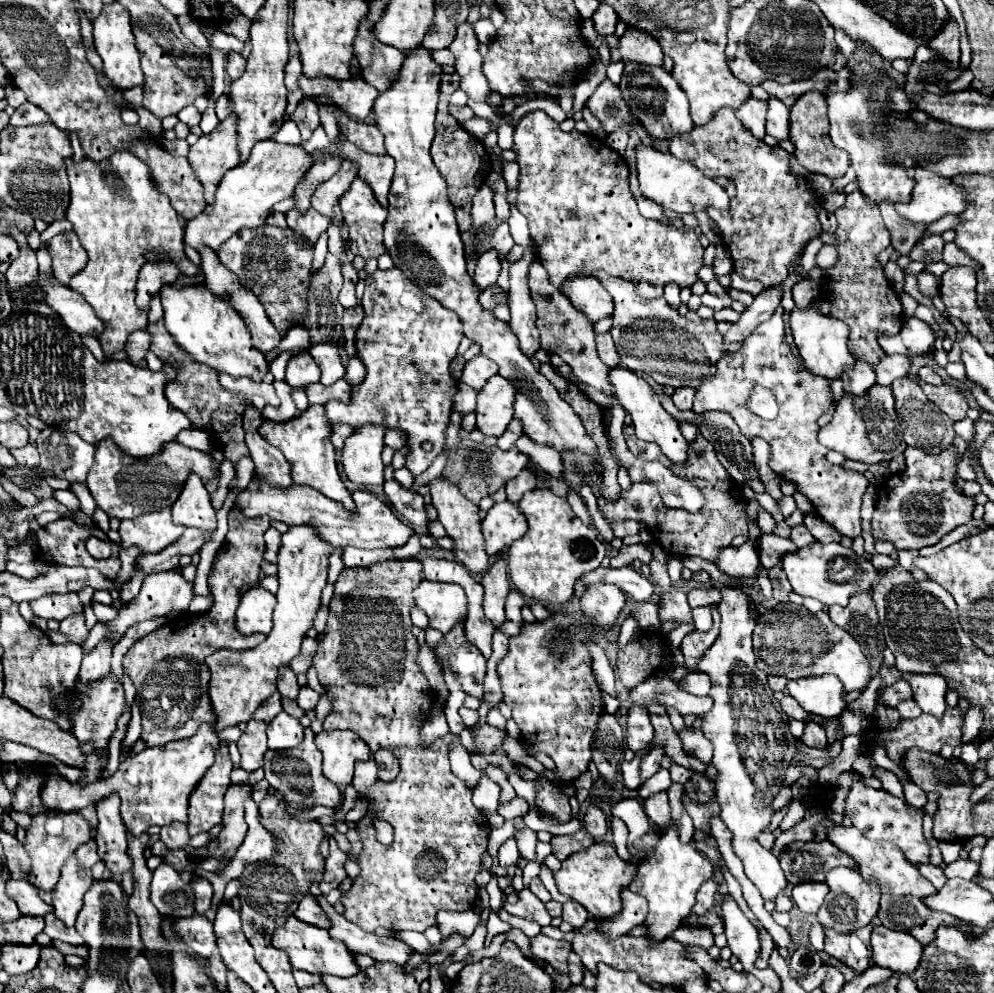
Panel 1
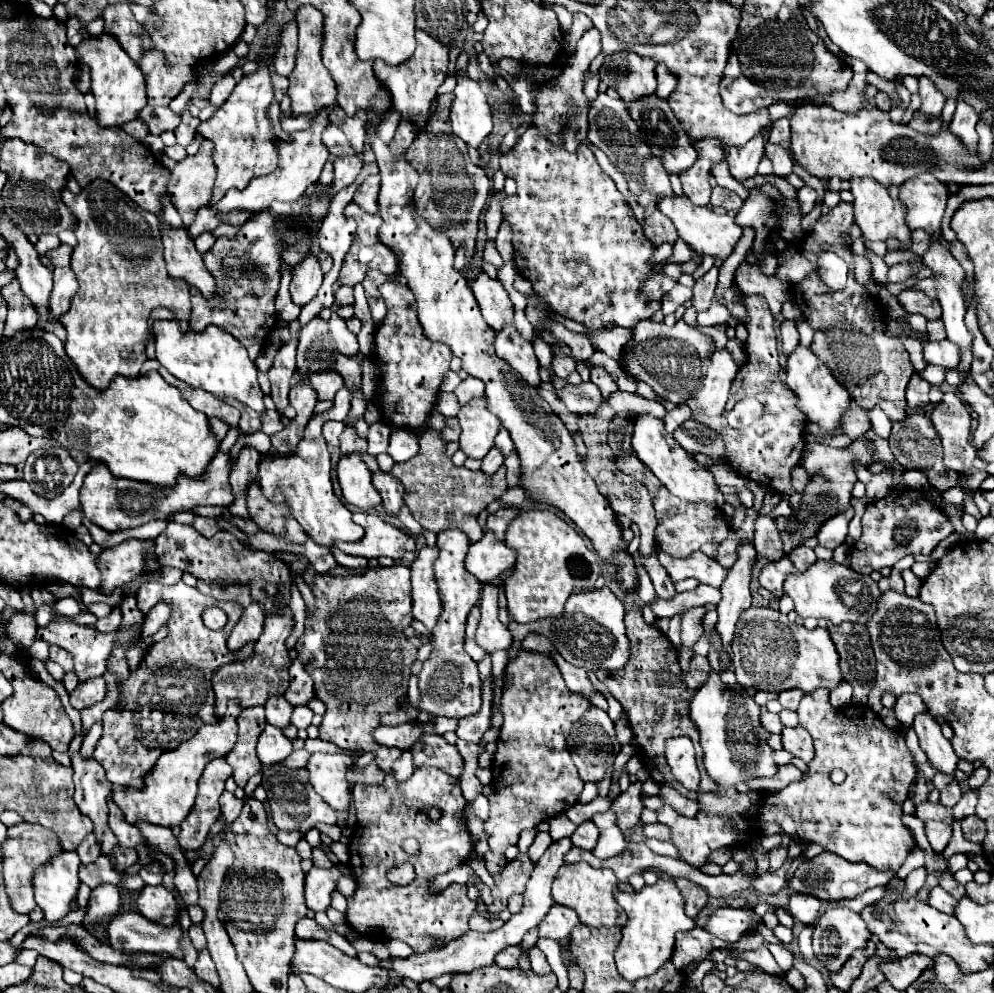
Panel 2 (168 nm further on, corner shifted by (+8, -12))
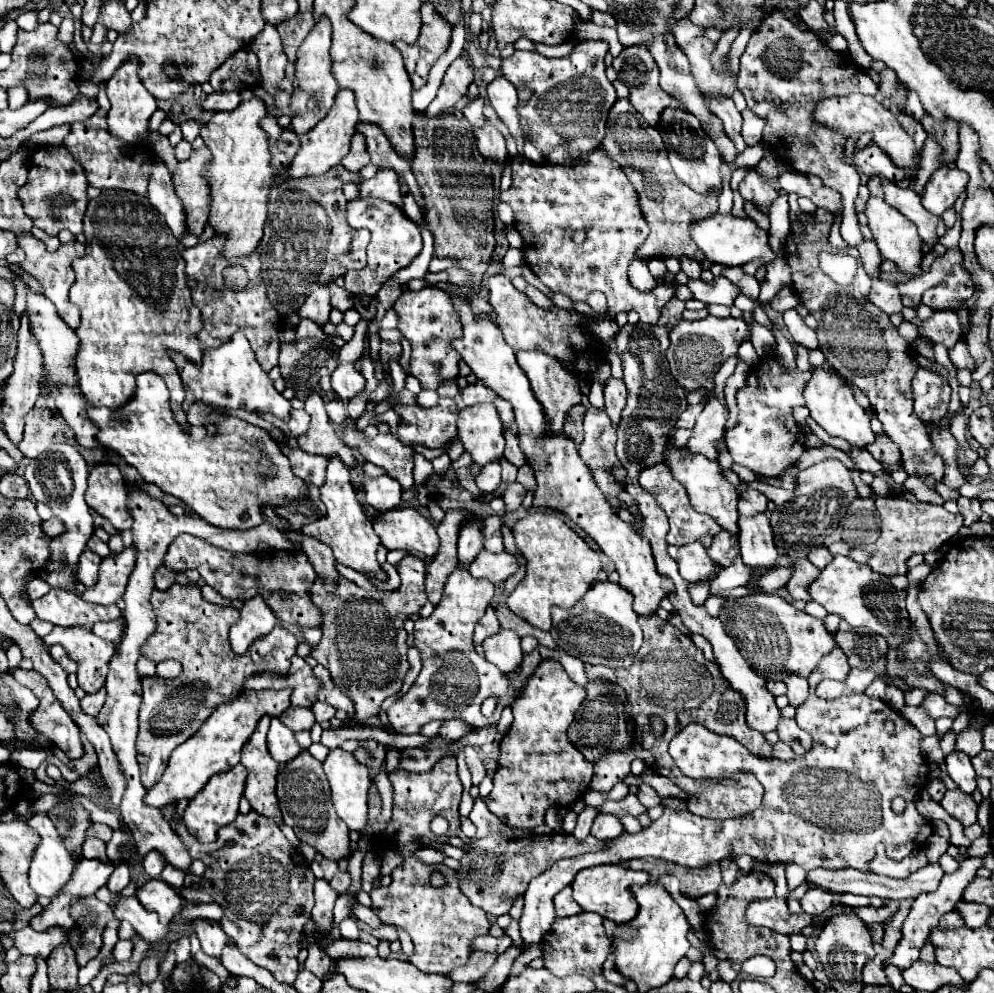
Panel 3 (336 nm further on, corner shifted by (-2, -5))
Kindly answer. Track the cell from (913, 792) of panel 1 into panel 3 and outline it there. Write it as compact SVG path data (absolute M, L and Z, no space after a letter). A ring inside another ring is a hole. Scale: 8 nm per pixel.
M961 789L945 791L941 807L953 819L957 819L963 827L969 827L969 825L977 823L977 803L973 801L973 797L967 797Z

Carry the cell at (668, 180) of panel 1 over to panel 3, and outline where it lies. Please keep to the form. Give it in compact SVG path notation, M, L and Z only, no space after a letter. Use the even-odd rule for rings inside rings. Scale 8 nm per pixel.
M715 215L707 221L697 221L691 225L691 237L697 247L705 253L707 261L719 263L725 267L743 267L749 261L759 261L761 265L771 265L779 255L769 245L769 233L761 229L753 219L739 219L733 215Z

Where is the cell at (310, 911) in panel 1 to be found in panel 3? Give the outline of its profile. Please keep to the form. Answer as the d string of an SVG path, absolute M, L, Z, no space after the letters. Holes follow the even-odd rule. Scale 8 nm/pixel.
M339 939L331 947L325 949L331 959L363 959L363 957L377 957L377 947L371 947L361 941L347 941Z

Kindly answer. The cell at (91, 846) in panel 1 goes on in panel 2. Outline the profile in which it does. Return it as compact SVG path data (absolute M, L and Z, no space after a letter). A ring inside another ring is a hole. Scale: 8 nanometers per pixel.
M89 834L77 848L77 854L83 864L91 864L101 856L101 848L97 848L97 842L93 840L93 834Z

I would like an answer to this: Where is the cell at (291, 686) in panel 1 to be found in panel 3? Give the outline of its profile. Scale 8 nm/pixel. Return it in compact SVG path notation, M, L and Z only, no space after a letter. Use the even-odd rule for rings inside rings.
M289 707L279 719L291 731L307 731L307 729L311 729L315 725L313 711L311 709L303 709L303 707Z

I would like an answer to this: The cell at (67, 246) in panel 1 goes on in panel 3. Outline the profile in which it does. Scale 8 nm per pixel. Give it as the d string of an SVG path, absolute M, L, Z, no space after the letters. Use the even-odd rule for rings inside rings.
M30 232L19 233L17 243L19 243L19 247L23 248L26 254L25 260L21 263L21 269L25 269L29 275L33 275L35 279L39 279L41 285L45 285L43 295L49 297L55 303L58 315L63 321L73 330L76 330L80 325L80 309L70 303L70 301L67 301L67 293L69 293L71 285L75 283L75 273L71 269L71 261L77 257L77 245L75 243L61 245L57 251L51 253L51 251L47 251L44 243L35 239Z

